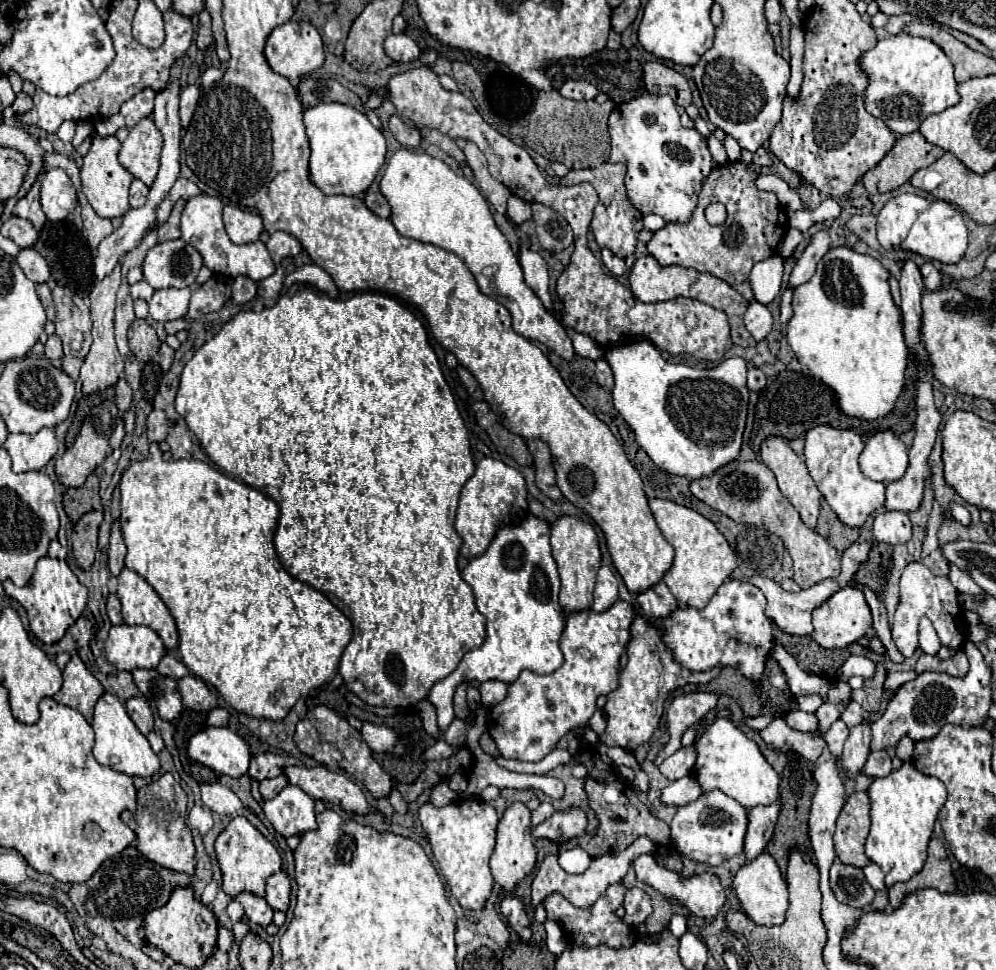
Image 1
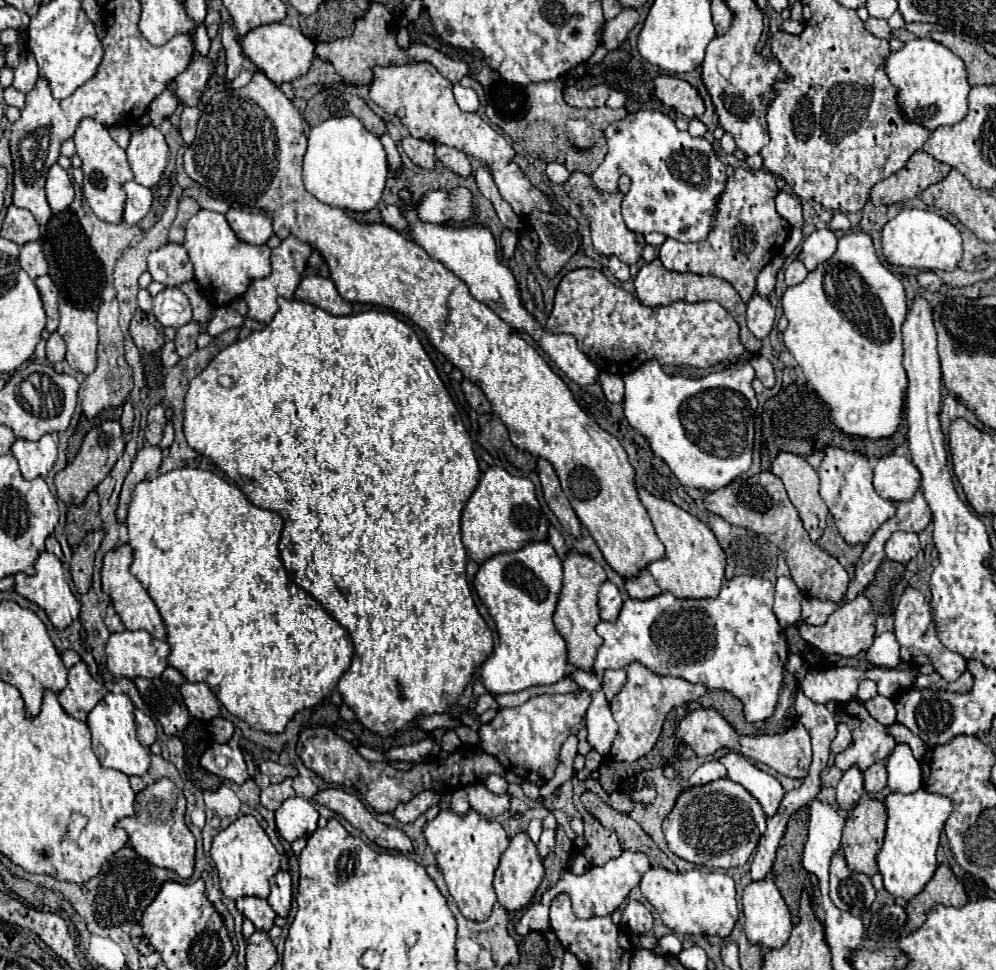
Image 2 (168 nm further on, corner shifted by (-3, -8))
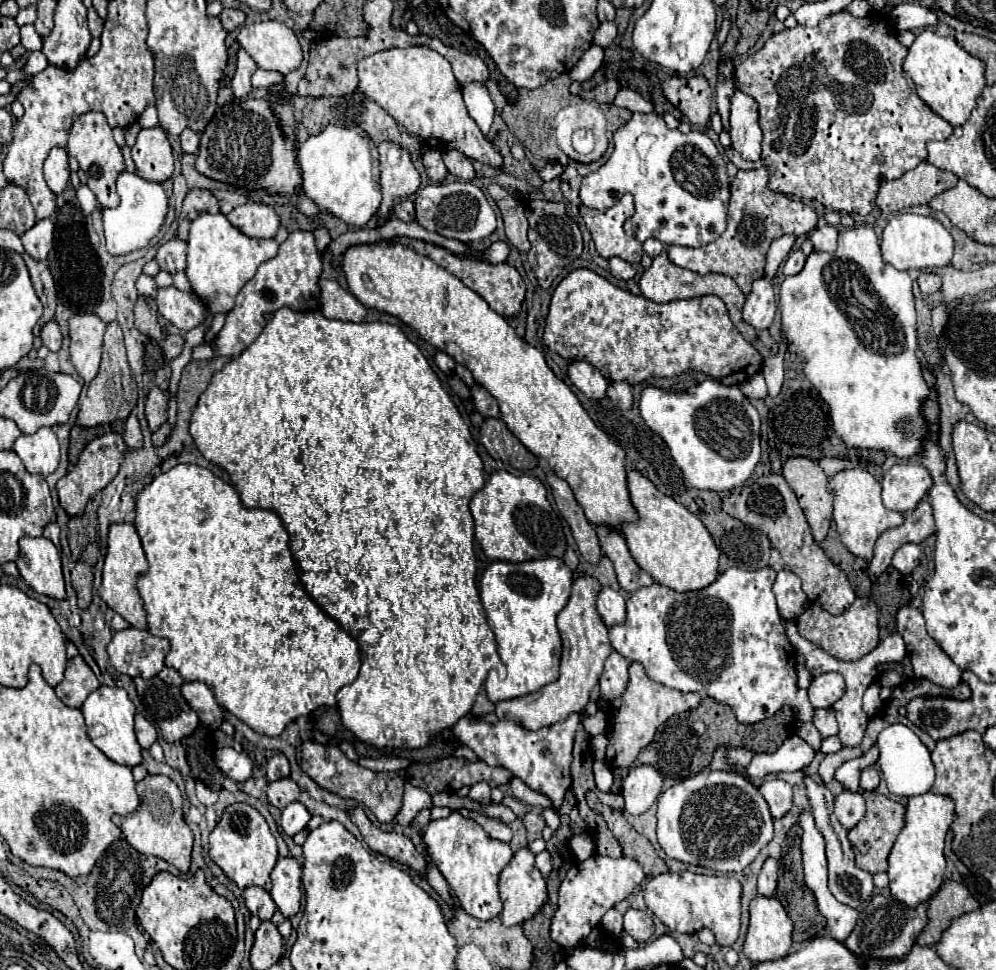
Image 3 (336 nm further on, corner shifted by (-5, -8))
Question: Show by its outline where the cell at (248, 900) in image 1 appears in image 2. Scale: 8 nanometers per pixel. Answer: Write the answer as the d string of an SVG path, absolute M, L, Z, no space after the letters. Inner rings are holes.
M242 897L236 901L236 907L246 919L250 919L254 923L256 929L270 931L270 927L274 925L276 913L268 905L268 901L262 897Z

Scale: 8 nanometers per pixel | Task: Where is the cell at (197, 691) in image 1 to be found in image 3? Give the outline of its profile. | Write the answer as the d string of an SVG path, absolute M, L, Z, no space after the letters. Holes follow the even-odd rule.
M192 681L192 683L184 683L182 685L182 695L188 701L188 705L196 711L196 715L200 717L200 721L212 729L218 729L224 713L222 707L216 703L214 693L210 691L210 687L202 681Z

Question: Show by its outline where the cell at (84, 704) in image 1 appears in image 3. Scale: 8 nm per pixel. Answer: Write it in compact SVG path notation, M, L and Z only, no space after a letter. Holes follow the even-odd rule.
M76 655L74 659L68 661L64 681L56 687L56 695L60 697L60 701L64 705L80 709L82 703L86 701L86 697L92 691L96 691L98 687L100 687L100 681L92 673L92 669L84 663L84 659L80 655Z

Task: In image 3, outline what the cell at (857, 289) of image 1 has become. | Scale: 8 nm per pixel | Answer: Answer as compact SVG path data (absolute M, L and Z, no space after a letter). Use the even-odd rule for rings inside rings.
M858 225L840 231L838 249L830 259L830 253L812 253L806 259L804 269L798 275L786 277L780 285L780 313L782 313L782 329L788 337L788 351L802 351L802 365L806 379L818 389L820 397L830 407L830 419L834 431L844 439L848 447L862 447L862 449L884 449L892 451L896 457L914 457L920 453L920 441L926 433L926 421L920 415L920 403L930 395L930 387L926 385L920 369L920 361L916 357L918 349L918 335L916 335L916 309L914 309L914 295L912 295L912 279L906 271L898 271L890 263L886 263L880 255L880 241L874 229Z

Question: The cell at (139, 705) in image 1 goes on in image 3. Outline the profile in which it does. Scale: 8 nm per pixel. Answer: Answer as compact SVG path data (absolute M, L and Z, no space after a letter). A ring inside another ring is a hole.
M136 713L136 739L138 739L138 743L142 745L142 749L148 749L154 741L156 741L156 737L158 737L158 733L156 733L156 727L148 721L148 719L144 719L140 713Z

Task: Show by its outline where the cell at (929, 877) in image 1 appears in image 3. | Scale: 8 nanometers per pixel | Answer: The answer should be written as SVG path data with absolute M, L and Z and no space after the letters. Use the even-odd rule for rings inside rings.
M952 879L944 881L944 885L928 901L928 925L918 935L916 943L922 947L934 945L954 917L976 911L978 907L978 901L970 895L966 885Z

